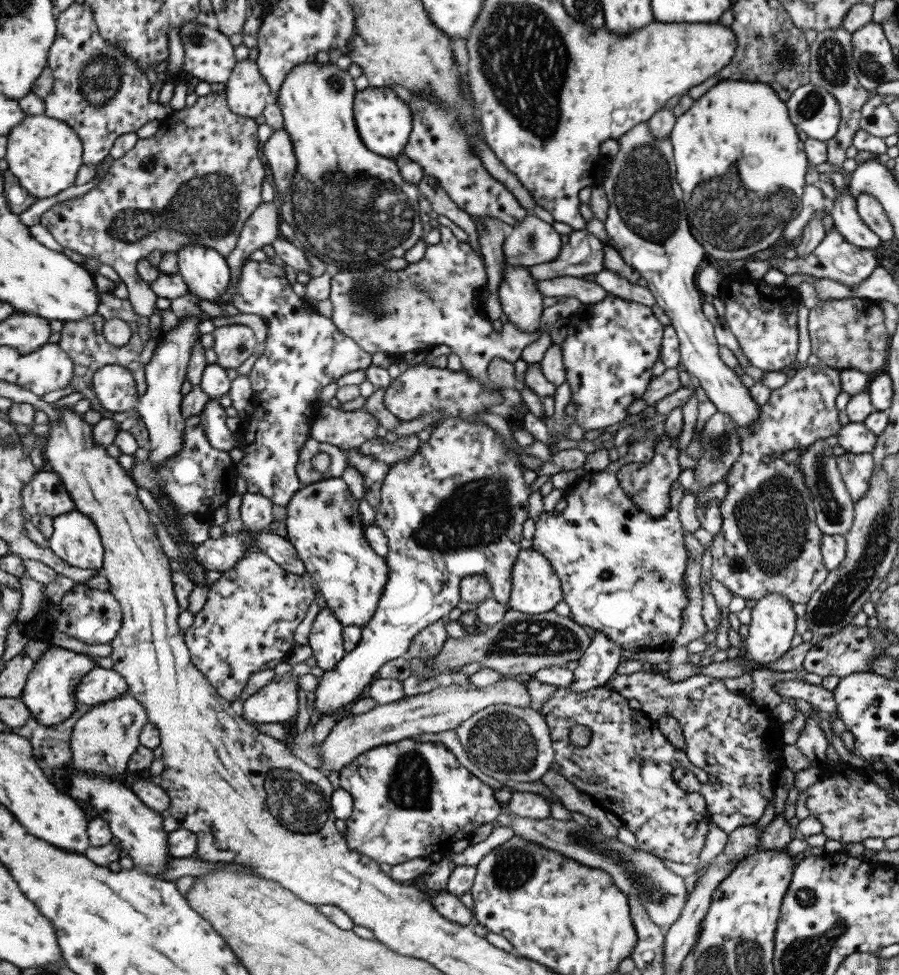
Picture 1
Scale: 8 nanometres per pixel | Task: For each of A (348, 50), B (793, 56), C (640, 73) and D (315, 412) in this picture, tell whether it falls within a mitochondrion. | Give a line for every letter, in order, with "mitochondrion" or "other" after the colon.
A: other
B: mitochondrion
C: other
D: other

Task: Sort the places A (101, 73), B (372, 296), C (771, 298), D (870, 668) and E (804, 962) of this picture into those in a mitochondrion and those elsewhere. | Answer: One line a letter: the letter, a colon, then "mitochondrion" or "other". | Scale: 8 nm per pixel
A: mitochondrion
B: mitochondrion
C: other
D: other
E: mitochondrion

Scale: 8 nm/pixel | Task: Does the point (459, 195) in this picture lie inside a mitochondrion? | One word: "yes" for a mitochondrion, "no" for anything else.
no

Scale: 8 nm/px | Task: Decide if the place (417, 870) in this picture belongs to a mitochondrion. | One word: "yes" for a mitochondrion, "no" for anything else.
no

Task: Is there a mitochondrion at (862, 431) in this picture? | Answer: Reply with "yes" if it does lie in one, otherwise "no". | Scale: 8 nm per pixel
no

